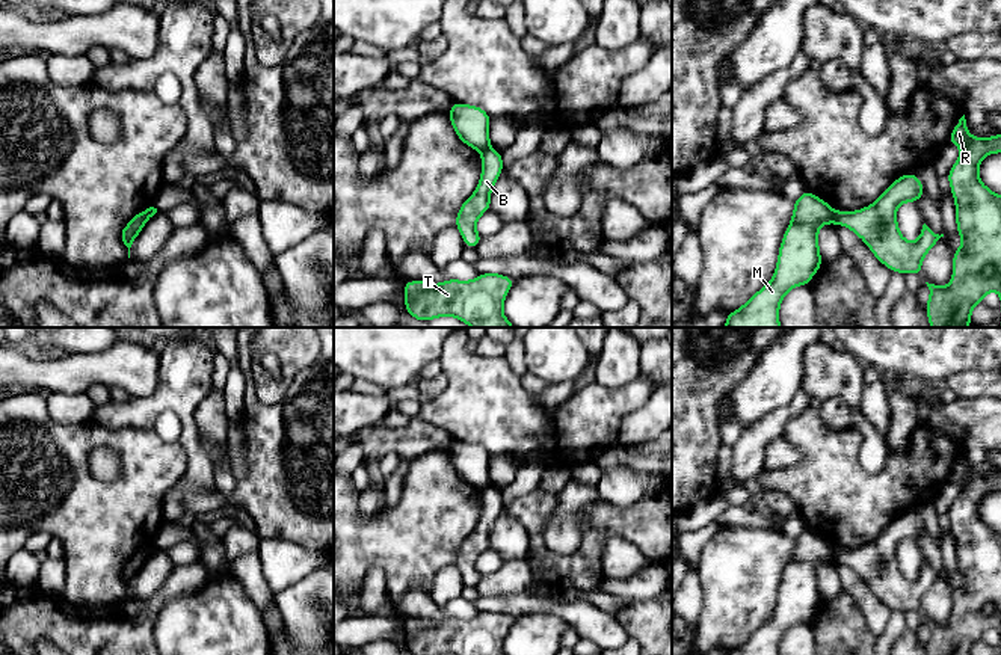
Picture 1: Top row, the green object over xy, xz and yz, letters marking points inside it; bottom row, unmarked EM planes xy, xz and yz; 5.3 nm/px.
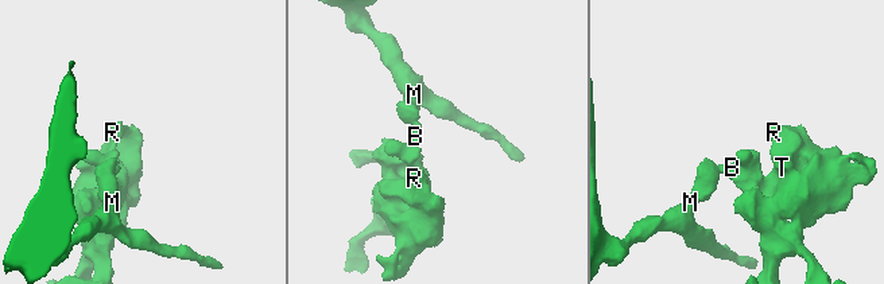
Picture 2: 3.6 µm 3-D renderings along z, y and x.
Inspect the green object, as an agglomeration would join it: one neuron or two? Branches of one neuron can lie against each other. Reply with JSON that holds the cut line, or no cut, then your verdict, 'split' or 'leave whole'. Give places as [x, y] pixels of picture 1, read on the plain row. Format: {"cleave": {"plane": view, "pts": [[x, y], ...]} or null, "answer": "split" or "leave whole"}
{"cleave": {"plane": "yz", "pts": [[832, 550], [835, 560]]}, "answer": "split"}

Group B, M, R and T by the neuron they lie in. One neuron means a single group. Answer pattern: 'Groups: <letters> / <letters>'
Groups: B R T / M

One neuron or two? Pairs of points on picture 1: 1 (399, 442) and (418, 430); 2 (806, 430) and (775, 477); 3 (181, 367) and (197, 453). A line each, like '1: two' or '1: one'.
1: one
2: one
3: one

